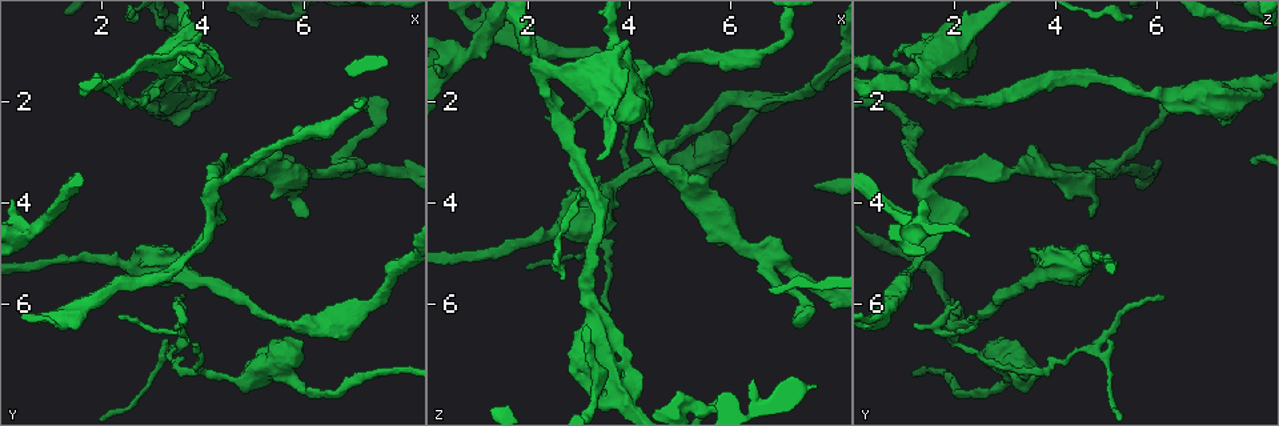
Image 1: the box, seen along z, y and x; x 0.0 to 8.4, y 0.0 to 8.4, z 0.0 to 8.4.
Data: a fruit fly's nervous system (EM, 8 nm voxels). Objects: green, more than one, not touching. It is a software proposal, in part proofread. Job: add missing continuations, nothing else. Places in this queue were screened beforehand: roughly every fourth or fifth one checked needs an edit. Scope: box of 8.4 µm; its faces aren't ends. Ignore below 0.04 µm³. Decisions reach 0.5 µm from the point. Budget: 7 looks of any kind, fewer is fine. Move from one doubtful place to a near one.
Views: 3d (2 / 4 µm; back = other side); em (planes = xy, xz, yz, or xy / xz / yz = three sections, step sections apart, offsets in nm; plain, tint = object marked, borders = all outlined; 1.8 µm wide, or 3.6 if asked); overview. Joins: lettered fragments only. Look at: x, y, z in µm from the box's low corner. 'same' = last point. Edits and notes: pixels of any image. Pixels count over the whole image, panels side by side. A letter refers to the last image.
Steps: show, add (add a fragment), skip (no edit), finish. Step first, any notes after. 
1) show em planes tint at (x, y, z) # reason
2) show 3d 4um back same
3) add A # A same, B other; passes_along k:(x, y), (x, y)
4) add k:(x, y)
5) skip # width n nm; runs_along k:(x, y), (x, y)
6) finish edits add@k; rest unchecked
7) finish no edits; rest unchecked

show 3d 2um at (4.20, 3.55, 1.55) # thin neck

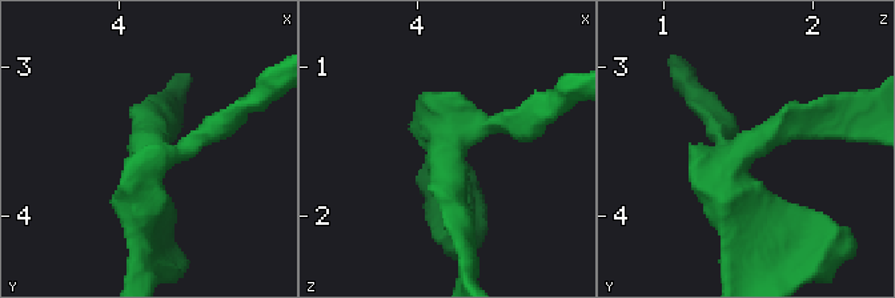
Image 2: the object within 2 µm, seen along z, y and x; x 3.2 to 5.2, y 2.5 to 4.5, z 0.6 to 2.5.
show em xy step 8 tint at (4.20, 3.58, 1.52) # arms 4

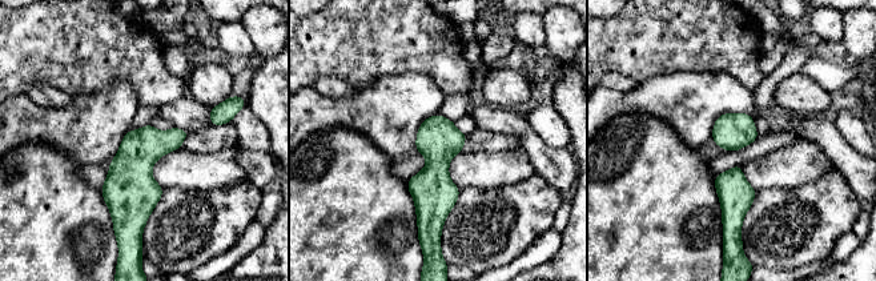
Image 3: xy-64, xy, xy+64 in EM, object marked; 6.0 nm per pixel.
show em planes borders same # another direction

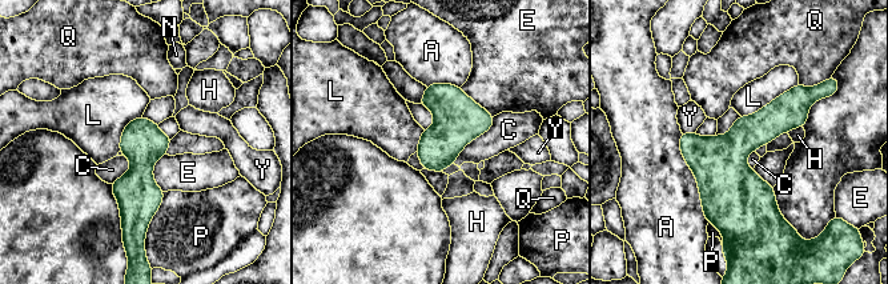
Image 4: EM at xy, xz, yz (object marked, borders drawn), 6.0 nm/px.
skip # A other, C other, E other, H other, L other, N other, P other, Q other, Y other; border 4:(494, 116), (455, 164); no lettered fragment goes on from it

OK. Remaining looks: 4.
show em planes tint at (2.30, 1.75, 1.70) # abrupt turn

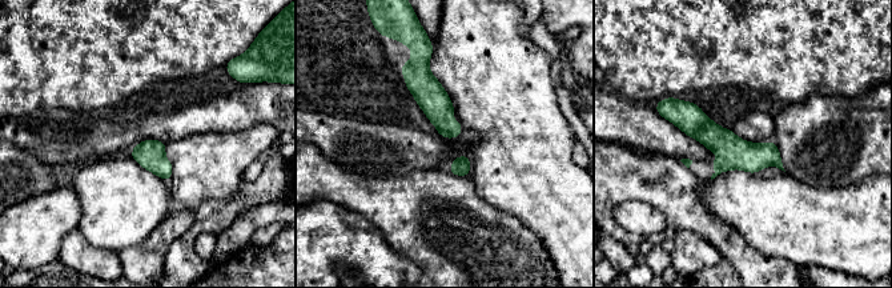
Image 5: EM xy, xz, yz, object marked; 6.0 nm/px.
show em planes borders same

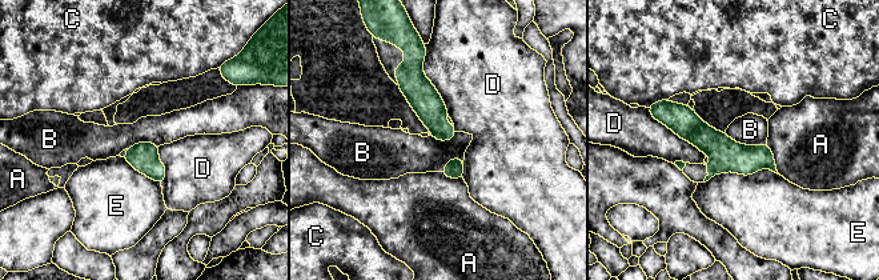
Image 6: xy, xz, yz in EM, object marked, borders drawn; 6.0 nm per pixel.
skip # A other, B other, C other, D other, E other; border 6:(725, 132), (742, 144), (766, 144); none of them fits

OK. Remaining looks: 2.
show em 3.6um xy step 4 borders at (5.90, 4.30, 4.65) # free end

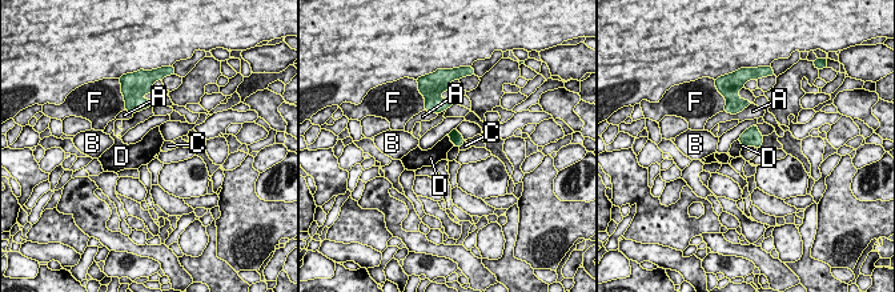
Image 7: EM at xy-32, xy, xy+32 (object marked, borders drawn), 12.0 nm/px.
show em 3.6um planes borders same

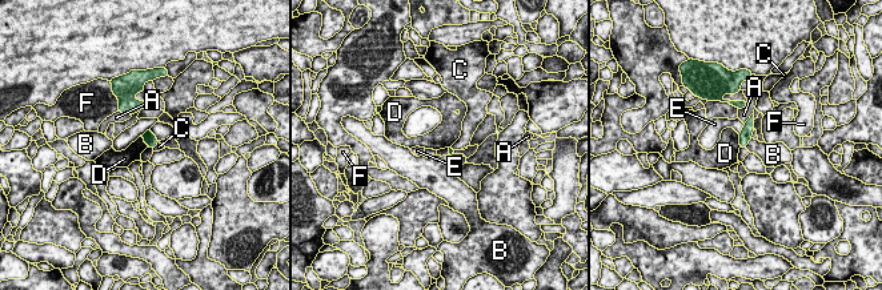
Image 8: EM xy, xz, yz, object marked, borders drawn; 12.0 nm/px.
skip # A other, B other, C other, D other, E other, F other; border 8:(141, 135), (148, 146); no lettered fragment goes on from it

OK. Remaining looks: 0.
finish no edits; rest unchecked

